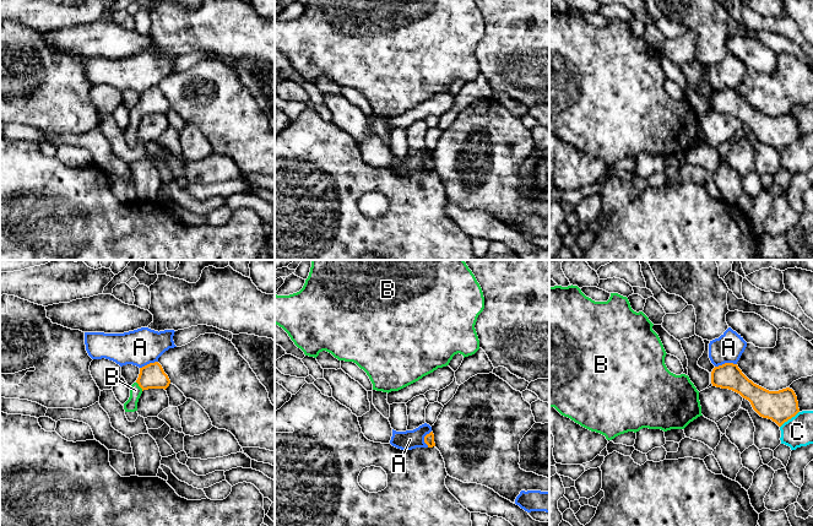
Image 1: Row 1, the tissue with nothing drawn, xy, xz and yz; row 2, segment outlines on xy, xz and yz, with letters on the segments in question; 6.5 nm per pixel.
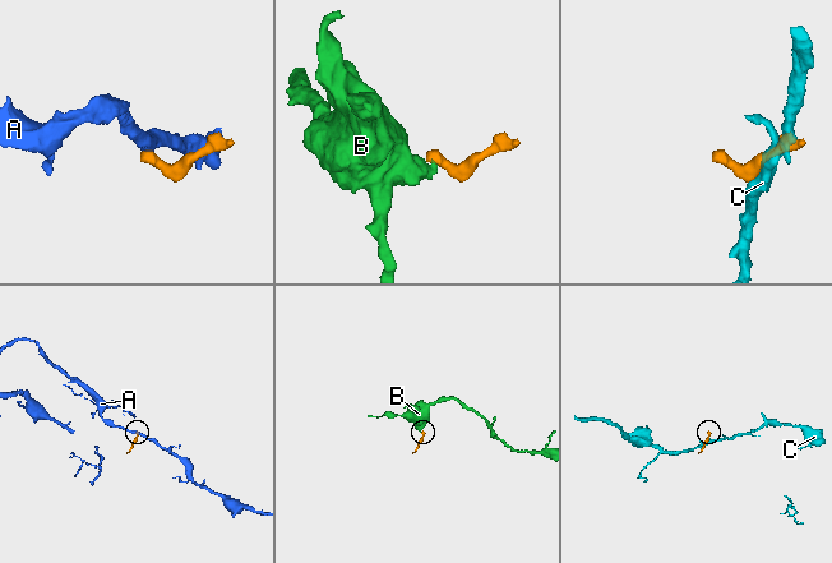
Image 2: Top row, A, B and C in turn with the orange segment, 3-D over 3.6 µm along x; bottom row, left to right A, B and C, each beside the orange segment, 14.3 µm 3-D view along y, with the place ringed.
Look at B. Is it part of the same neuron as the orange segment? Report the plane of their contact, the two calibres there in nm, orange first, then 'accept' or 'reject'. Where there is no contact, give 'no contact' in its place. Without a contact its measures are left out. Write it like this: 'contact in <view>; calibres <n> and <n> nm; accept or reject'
contact in xy; calibres 160 and 80 nm; accept

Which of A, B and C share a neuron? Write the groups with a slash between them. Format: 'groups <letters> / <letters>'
groups A / B / C

